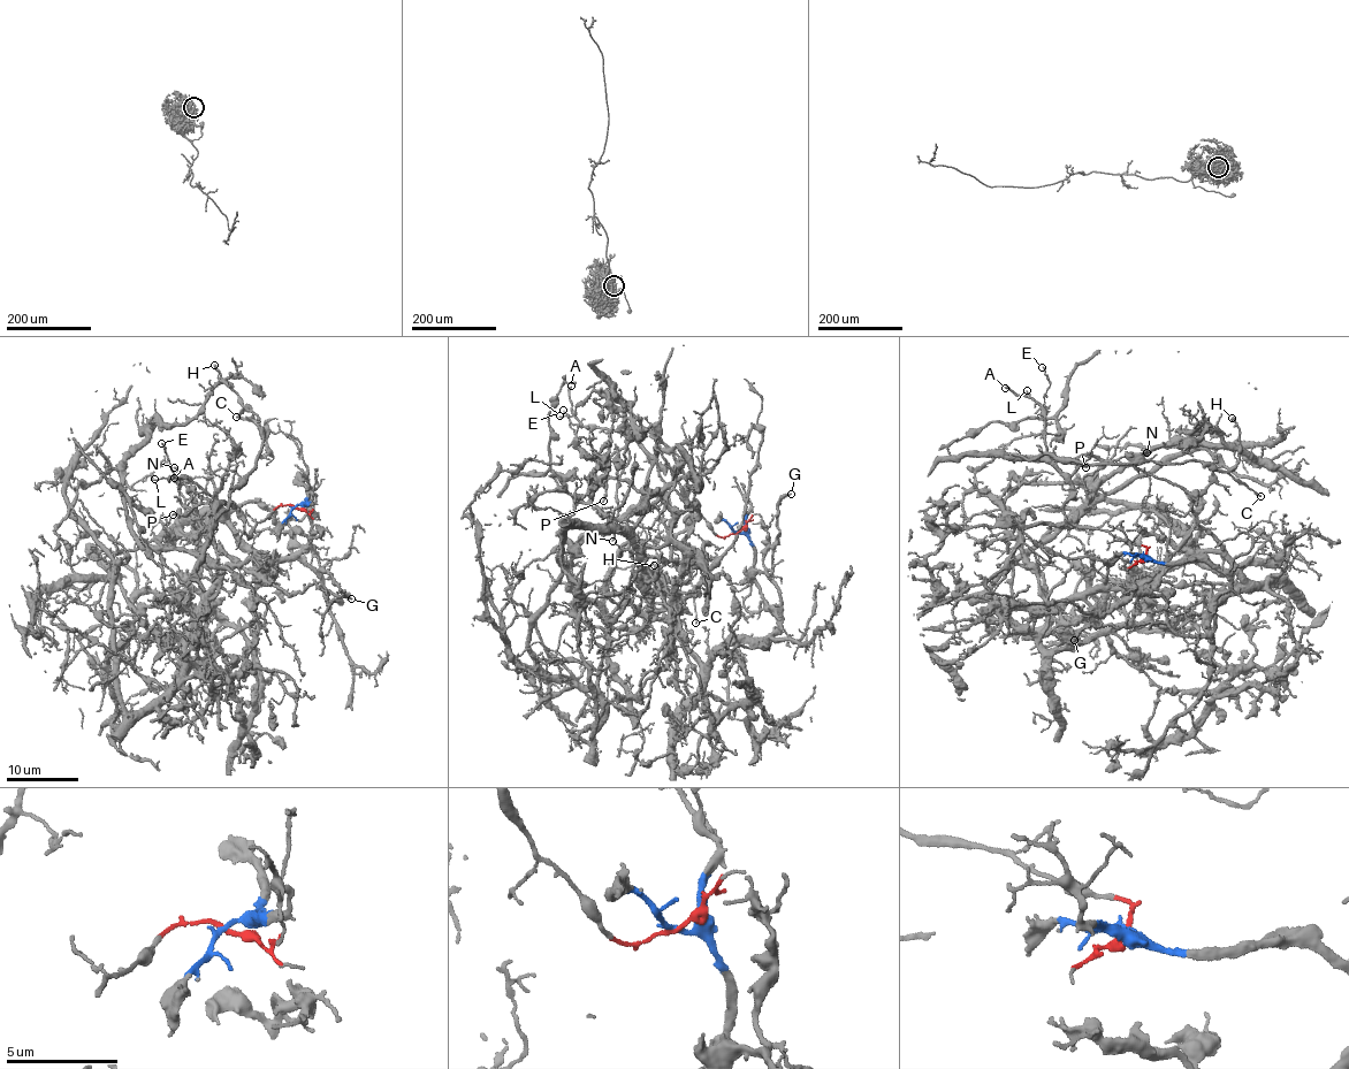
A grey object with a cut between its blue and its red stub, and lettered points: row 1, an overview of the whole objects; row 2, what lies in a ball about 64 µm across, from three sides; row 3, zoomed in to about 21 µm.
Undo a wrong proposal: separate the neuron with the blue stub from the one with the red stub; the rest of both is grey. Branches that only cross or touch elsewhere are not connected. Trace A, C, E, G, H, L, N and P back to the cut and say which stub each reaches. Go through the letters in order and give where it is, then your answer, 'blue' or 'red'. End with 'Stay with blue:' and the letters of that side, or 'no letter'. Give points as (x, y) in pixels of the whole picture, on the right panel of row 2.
A: at (1005, 388); red
C: at (1260, 496); red
E: at (1042, 367); red
G: at (1074, 640); blue
H: at (1232, 418); red
L: at (1027, 390); red
N: at (1146, 452); red
P: at (1085, 467); red
Stay with blue: G

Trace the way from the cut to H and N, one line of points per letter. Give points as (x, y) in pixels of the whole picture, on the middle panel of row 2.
H: (737, 532), (723, 537), (692, 508), (623, 405), (686, 481), (691, 580), (654, 565)
N: (737, 532), (723, 537), (713, 531), (692, 508), (668, 463), (661, 466), (637, 440), (630, 440), (611, 541)

